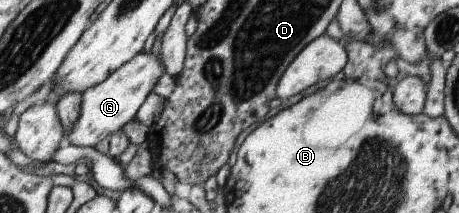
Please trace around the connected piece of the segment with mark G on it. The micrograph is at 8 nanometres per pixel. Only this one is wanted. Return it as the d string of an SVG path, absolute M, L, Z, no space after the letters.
M151 51L137 53L125 65L121 65L113 73L109 73L99 85L93 85L80 93L79 117L77 117L75 125L67 133L64 133L64 138L71 145L93 149L107 135L121 130L127 122L134 121L137 109L145 101L147 95L152 92L157 79L163 74L165 71L163 71L159 53L157 55Z

